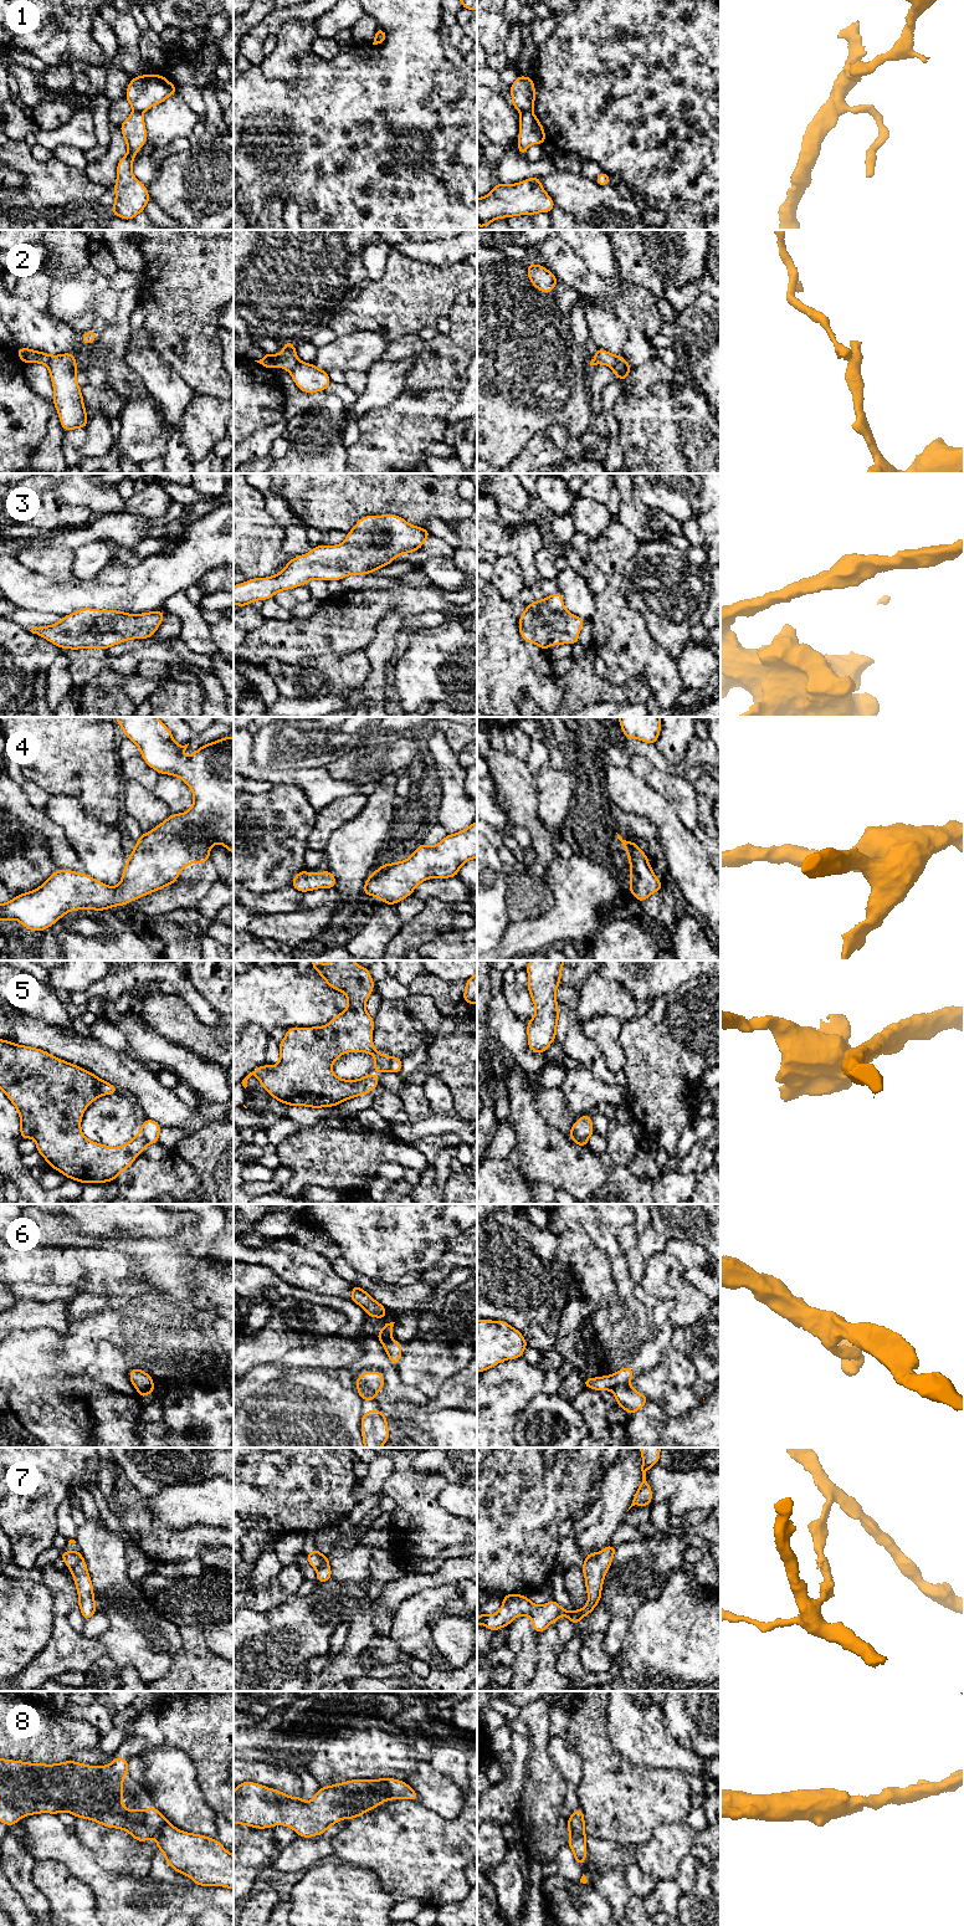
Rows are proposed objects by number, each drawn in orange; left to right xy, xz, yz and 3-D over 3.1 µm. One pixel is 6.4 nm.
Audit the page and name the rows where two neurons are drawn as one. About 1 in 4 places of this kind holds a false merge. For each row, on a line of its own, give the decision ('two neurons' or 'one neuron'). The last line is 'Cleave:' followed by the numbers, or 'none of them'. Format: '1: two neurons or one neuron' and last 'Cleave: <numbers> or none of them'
1: two neurons
2: two neurons
3: one neuron
4: one neuron
5: two neurons
6: two neurons
7: two neurons
8: one neuron
Cleave: 1, 2, 5, 6, 7

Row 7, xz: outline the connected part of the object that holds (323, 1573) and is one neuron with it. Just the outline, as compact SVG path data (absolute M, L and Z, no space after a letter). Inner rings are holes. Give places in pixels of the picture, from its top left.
M324 1556L323 1564L317 1569L317 1582L325 1583L332 1578L332 1569L329 1566L328 1556Z

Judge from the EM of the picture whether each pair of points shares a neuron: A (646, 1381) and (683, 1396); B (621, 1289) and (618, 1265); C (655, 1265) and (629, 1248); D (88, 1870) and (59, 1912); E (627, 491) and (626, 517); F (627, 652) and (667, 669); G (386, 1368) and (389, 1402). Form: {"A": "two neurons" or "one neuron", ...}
{"A": "one neuron", "B": "one neuron", "C": "two neurons", "D": "two neurons", "E": "one neuron", "F": "one neuron", "G": "one neuron"}

